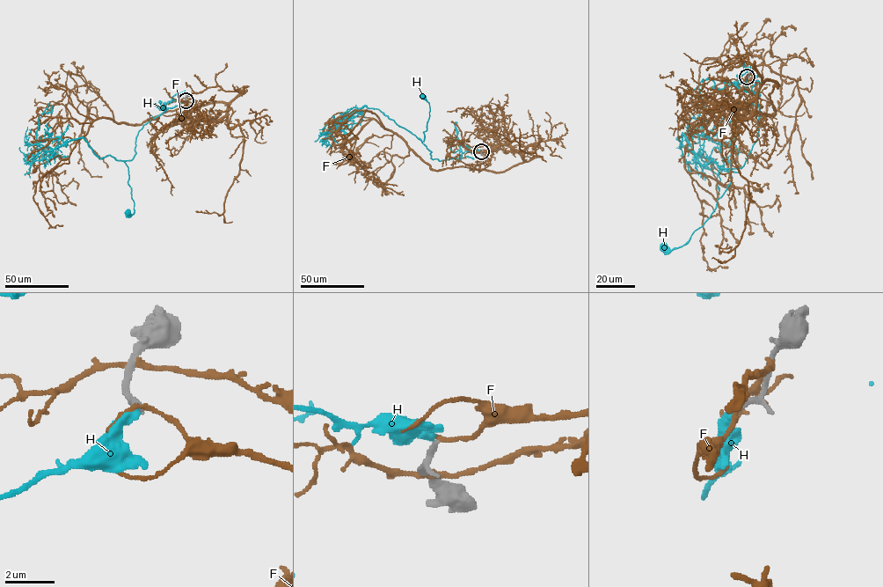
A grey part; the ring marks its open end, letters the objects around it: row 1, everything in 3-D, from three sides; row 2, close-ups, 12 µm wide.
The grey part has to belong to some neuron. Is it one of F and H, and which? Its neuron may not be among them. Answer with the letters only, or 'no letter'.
no letter

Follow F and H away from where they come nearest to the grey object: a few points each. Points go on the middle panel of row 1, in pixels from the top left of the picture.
F: (481, 151), (507, 145), (523, 161), (503, 171), (433, 170), (370, 111), (329, 122), (341, 122), (358, 139)
H: (481, 151), (464, 151), (459, 160), (433, 159), (419, 138), (424, 141), (429, 115), (424, 96)

